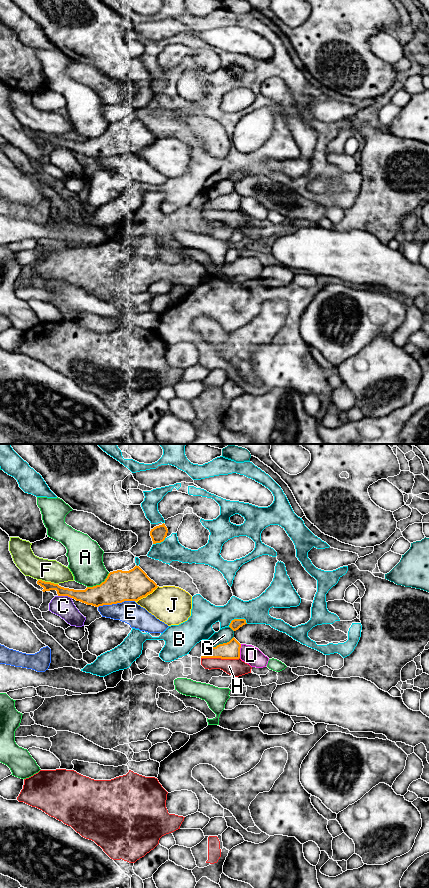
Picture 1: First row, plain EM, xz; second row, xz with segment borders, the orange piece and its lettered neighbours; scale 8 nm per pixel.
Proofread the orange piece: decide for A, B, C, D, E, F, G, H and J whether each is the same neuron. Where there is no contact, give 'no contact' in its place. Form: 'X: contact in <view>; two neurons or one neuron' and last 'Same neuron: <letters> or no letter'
A: contact in xz; two neurons
B: contact in xz; two neurons
C: contact in xz; two neurons
D: contact in xz; two neurons
E: contact in xz; two neurons
F: contact in xz; two neurons
G: contact in xz; two neurons
H: contact in xz; two neurons
J: contact in xz; two neurons
Same neuron: no letter

